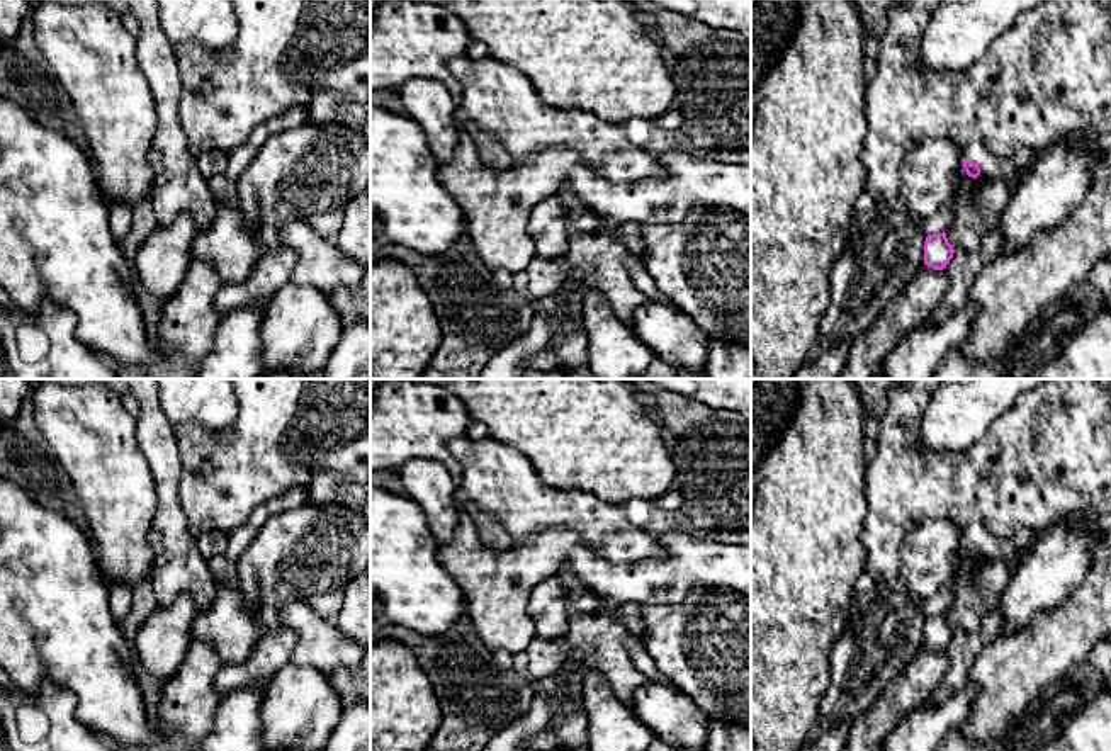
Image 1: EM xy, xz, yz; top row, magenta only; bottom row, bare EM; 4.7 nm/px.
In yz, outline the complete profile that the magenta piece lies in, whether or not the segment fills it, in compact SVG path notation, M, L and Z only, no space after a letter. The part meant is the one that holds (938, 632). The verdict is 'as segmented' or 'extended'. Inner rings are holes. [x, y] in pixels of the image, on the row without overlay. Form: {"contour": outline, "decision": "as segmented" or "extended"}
{"contour": "M946 613L928 615L924 622L924 646L943 651L953 639L953 627L948 624Z", "decision": "as segmented"}

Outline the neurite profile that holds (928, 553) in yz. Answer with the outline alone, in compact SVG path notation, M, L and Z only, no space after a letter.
M917 520L900 545L900 574L919 600L953 578L962 530L946 520Z

